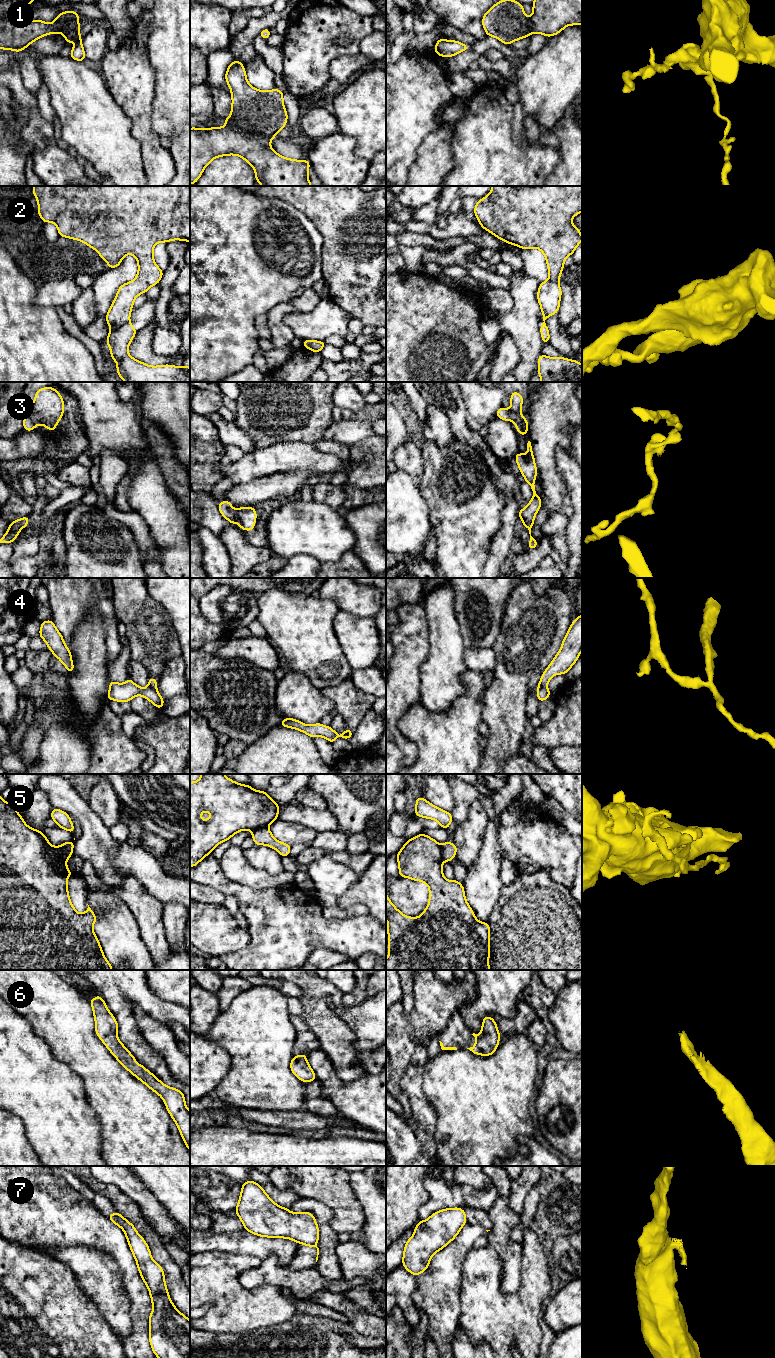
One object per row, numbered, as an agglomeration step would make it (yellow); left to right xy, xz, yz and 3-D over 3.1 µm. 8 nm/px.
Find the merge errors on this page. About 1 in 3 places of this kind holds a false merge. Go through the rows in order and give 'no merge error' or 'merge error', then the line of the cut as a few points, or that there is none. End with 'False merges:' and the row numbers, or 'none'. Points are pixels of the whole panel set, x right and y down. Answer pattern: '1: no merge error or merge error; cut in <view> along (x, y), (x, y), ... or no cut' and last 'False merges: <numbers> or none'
1: merge error; cut in xz along (226, 125), (239, 129), (246, 134), (271, 138)
2: merge error; cut in xy along (128, 321), (120, 326), (111, 328)
3: merge error; cut in xy along (31, 410), (38, 422)
4: no merge error; no cut
5: merge error; cut in xy along (57, 847), (59, 856), (62, 859), (68, 858)
6: no merge error; no cut
7: merge error; cut in xy along (108, 1217), (123, 1218)
False merges: 1, 2, 3, 5, 7

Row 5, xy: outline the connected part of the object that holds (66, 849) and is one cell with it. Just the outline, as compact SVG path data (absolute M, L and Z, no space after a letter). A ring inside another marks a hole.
M74 840L66 842L58 846L59 848L59 855L62 860L66 860L71 855L73 855L73 846L74 846Z

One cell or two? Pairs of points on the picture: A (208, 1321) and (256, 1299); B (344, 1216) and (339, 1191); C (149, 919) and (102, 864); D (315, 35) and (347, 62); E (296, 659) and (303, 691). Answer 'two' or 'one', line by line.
A: one
B: one
C: two
D: two
E: two

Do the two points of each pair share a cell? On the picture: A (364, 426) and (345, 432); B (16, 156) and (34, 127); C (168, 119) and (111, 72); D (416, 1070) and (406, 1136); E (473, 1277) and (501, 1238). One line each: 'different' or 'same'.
A: same
B: different
C: different
D: same
E: different

